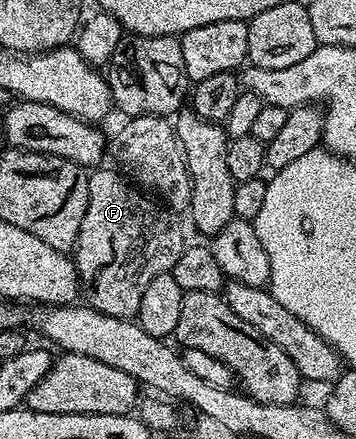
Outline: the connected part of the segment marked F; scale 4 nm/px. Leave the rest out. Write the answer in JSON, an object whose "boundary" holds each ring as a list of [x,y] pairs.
{"boundary":[[[96,169],[88,177],[88,204],[86,217],[82,217],[82,229],[76,238],[74,262],[80,274],[80,286],[87,306],[110,317],[132,319],[142,305],[142,293],[154,277],[167,275],[186,248],[184,231],[175,214],[151,194],[133,185],[119,170]]]}

